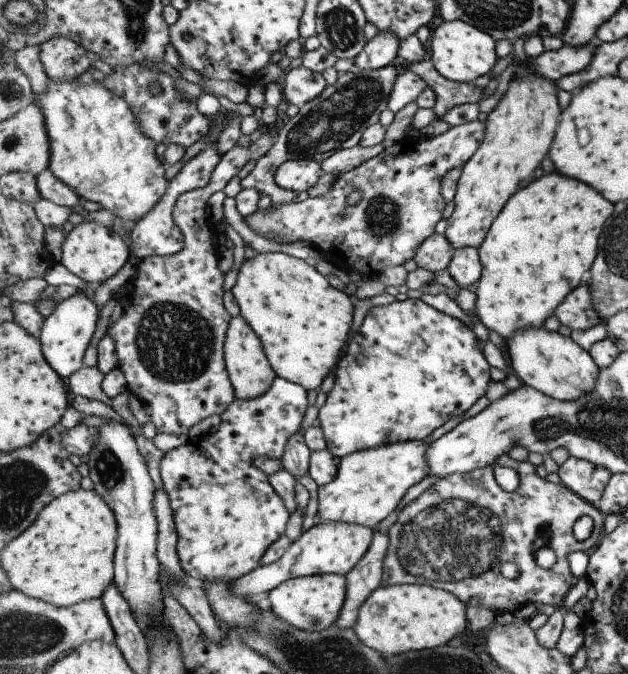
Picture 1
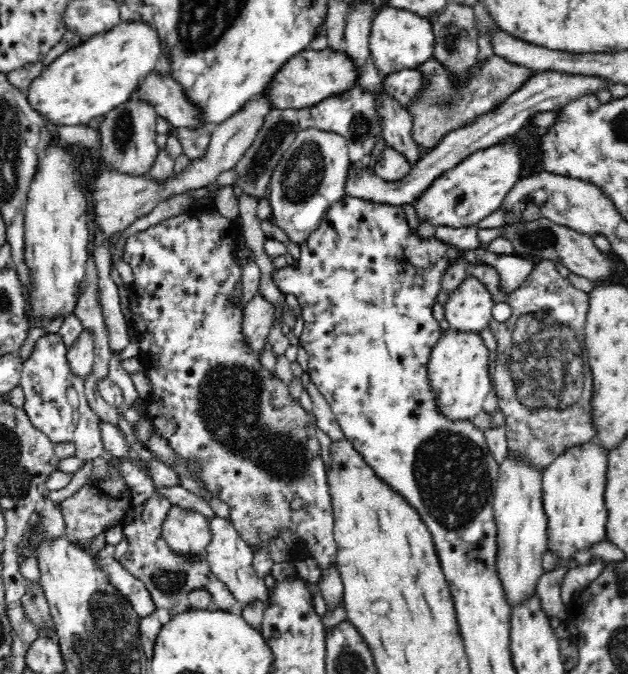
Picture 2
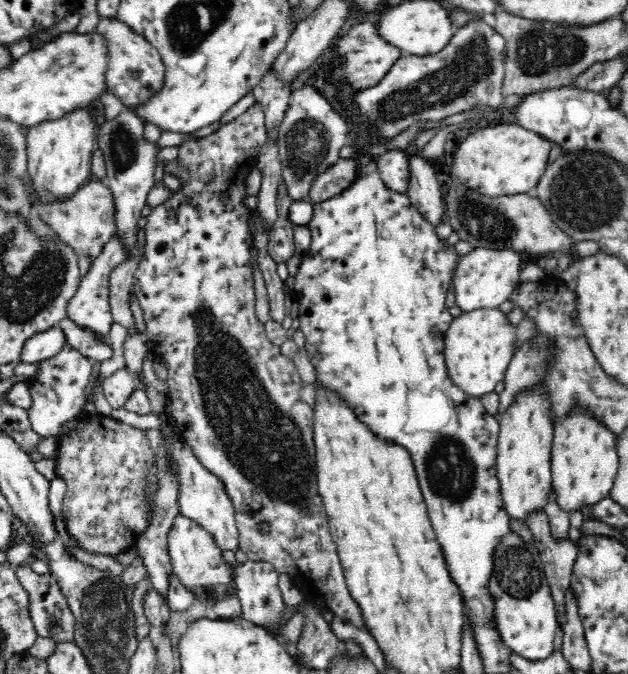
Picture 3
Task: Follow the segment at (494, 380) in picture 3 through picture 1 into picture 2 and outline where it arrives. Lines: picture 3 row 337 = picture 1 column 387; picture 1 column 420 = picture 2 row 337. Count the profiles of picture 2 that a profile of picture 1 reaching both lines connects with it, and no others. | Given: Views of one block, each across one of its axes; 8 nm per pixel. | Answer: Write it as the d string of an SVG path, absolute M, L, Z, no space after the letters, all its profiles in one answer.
M448 329L441 334L429 359L428 375L432 389L438 391L440 410L453 420L470 420L483 409L485 398L494 383L490 378L490 350L478 332Z

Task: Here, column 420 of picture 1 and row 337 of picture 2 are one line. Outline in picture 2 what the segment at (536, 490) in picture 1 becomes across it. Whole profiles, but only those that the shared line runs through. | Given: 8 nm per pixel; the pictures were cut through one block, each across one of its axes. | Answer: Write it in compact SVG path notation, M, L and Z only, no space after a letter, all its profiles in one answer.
M548 259L536 264L522 286L516 287L512 292L506 292L501 283L500 273L493 266L488 264L474 266L463 260L454 260L442 277L443 291L449 294L454 292L470 273L472 277L478 277L481 282L487 284L495 304L506 303L512 308L512 316L508 320L504 322L494 320L489 325L498 346L493 382L498 395L498 408L506 418L508 451L512 455L522 455L526 461L544 470L552 458L566 450L566 447L590 439L595 440L599 432L593 418L593 374L583 342L586 314L588 314L587 292L560 276L556 263Z

